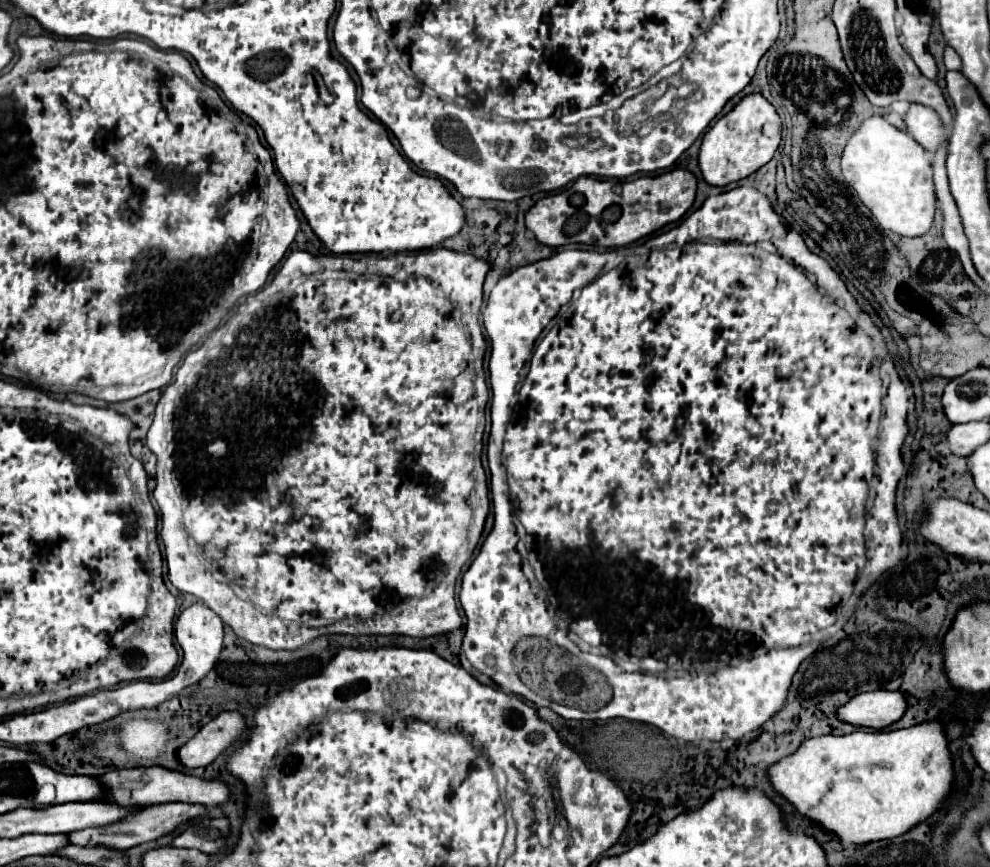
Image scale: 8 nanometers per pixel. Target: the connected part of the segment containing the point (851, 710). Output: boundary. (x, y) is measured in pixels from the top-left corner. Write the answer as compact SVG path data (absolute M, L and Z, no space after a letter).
M872 691L854 695L838 707L836 717L850 725L884 729L896 723L906 711L906 701L900 691Z

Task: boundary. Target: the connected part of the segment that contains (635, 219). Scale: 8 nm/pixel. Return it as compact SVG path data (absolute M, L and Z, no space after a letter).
M674 169L662 175L646 175L620 183L612 179L602 181L594 177L580 177L570 189L542 197L526 213L526 229L534 233L538 243L548 247L568 243L624 247L662 229L668 223L678 221L692 207L694 195L696 177L686 169Z

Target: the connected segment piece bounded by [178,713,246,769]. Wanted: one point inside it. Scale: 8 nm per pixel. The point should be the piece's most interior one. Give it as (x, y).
(212, 739)

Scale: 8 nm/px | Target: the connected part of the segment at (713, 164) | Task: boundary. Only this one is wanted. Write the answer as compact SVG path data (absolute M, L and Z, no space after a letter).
M762 95L744 97L728 115L718 119L714 127L702 137L702 147L698 153L698 167L708 185L726 187L748 175L756 173L766 165L780 143L780 117L776 109Z

